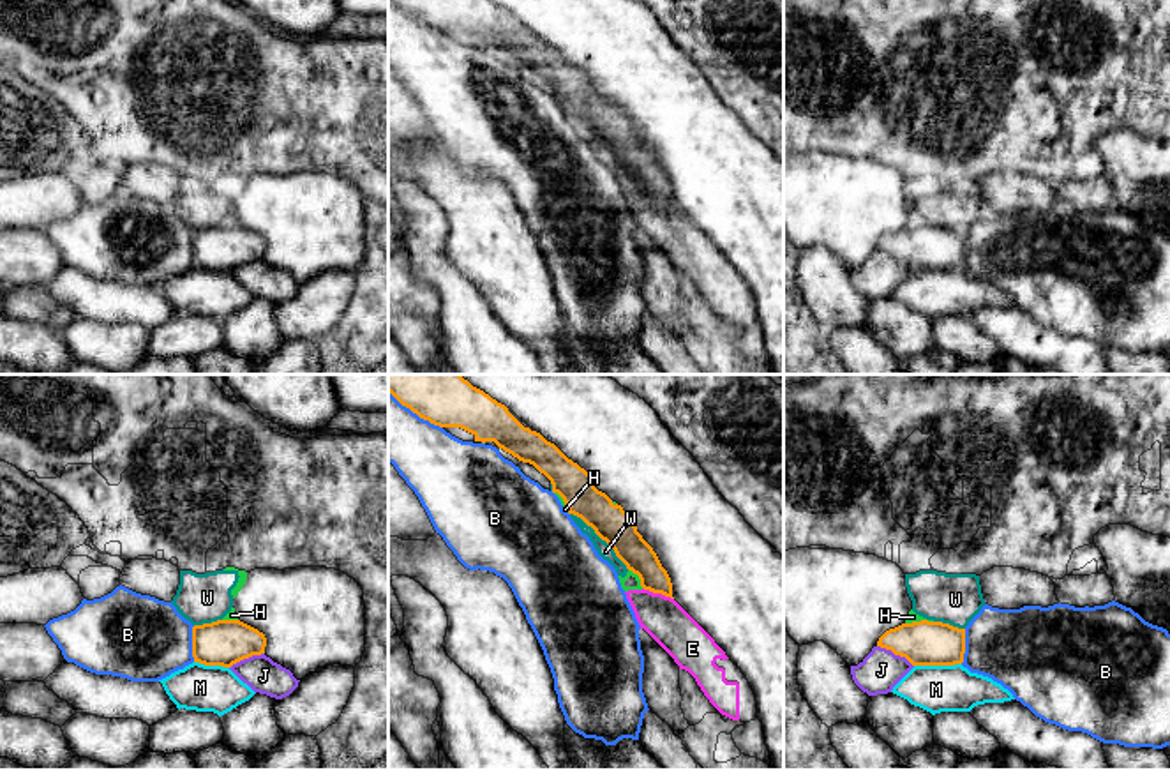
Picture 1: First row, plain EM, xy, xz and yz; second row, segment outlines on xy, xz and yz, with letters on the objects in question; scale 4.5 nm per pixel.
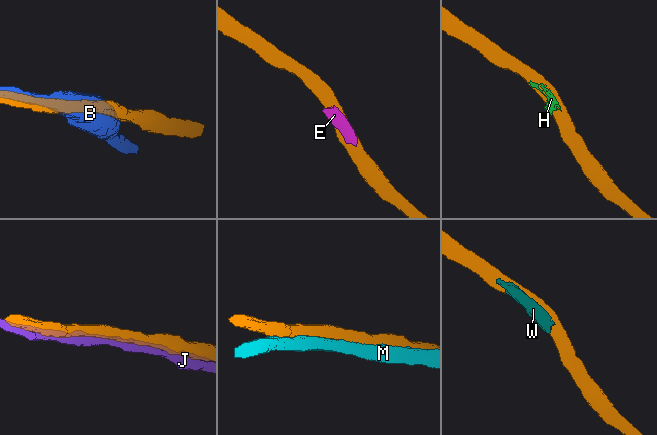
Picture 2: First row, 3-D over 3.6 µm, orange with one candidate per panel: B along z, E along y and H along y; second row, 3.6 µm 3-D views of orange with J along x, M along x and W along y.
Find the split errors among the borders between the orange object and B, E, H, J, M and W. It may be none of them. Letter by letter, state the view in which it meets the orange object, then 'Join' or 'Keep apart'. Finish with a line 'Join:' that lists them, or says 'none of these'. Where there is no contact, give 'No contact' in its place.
B: Touches orange in xz. Keep apart
E: Touches orange in xz. Keep apart
H: Touches orange in xz. Keep apart
J: Touches orange in yz. Keep apart
M: Touches orange in yz. Keep apart
W: Touches orange in xz. Keep apart
Join: none of these

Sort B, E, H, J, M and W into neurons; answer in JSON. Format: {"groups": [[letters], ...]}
{"groups": [["B"], ["E", "H", "W"], ["J"], ["M"]]}

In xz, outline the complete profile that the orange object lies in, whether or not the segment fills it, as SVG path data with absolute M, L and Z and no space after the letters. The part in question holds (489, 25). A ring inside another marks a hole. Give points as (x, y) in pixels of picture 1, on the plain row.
M394 0L402 11L409 12L420 23L429 25L439 32L461 32L475 41L475 46L494 46L499 53L512 58L522 67L533 69L544 78L551 88L552 97L558 97L568 118L581 122L595 138L605 145L616 161L628 175L639 180L641 191L653 198L672 201L672 187L667 175L662 171L653 152L637 136L634 124L614 109L612 104L595 92L593 81L577 67L568 64L554 48L547 46L540 37L524 32L505 9L491 0Z

